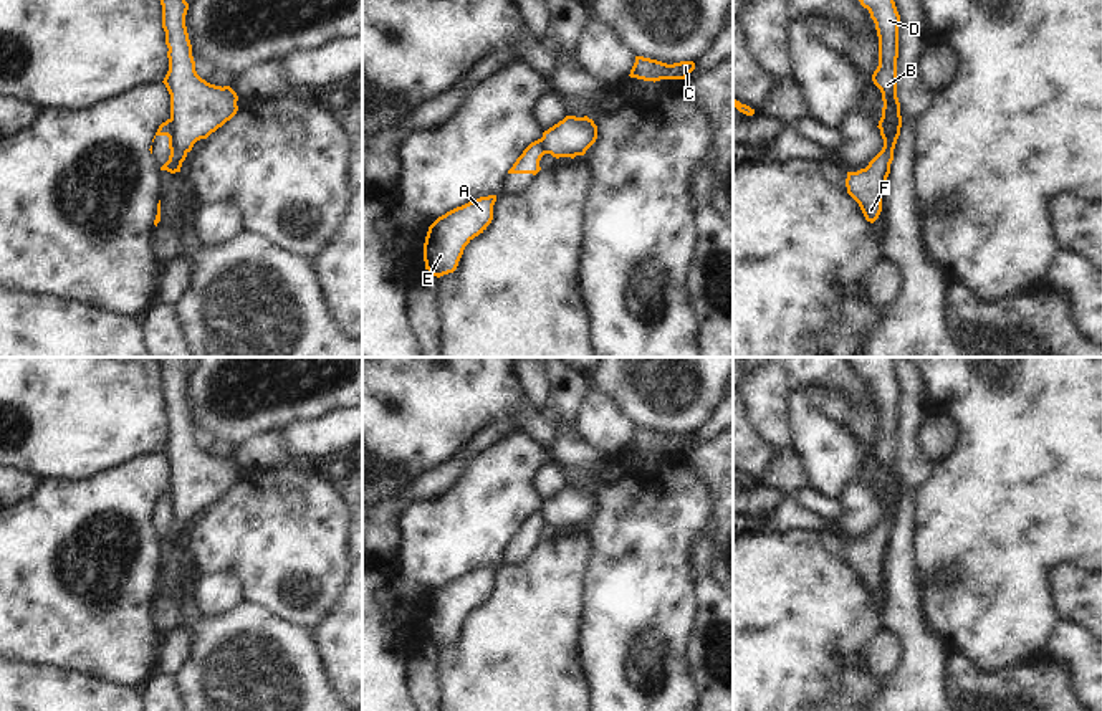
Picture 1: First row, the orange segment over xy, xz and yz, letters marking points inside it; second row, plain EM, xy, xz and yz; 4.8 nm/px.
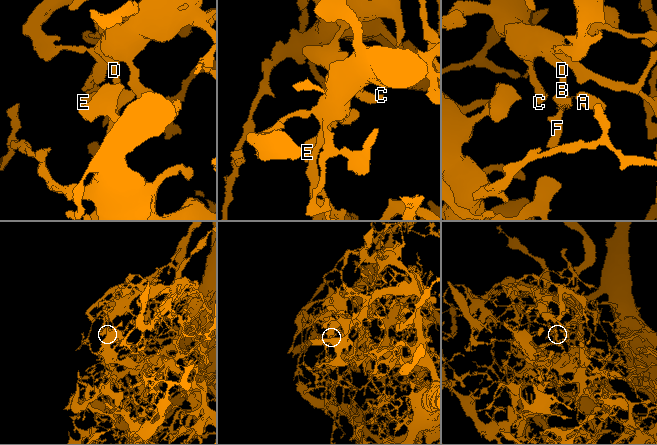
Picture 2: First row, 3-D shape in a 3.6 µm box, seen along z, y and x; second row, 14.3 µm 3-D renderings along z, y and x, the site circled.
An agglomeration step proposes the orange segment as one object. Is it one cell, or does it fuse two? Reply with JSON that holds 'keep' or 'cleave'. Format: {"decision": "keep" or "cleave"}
{"decision": "cleave"}

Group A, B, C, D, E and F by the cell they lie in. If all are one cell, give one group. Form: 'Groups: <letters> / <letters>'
Groups: A E / B C D F

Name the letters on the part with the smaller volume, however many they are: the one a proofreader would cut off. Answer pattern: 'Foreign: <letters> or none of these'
Foreign: A, E

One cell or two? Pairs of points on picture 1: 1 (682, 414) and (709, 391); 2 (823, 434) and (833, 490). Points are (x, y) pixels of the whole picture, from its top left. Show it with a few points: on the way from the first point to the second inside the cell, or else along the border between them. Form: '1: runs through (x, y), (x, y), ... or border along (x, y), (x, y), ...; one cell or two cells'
1: runs through (689, 407), (702, 394); one cell
2: runs through (824, 447), (829, 455), (829, 477); one cell

